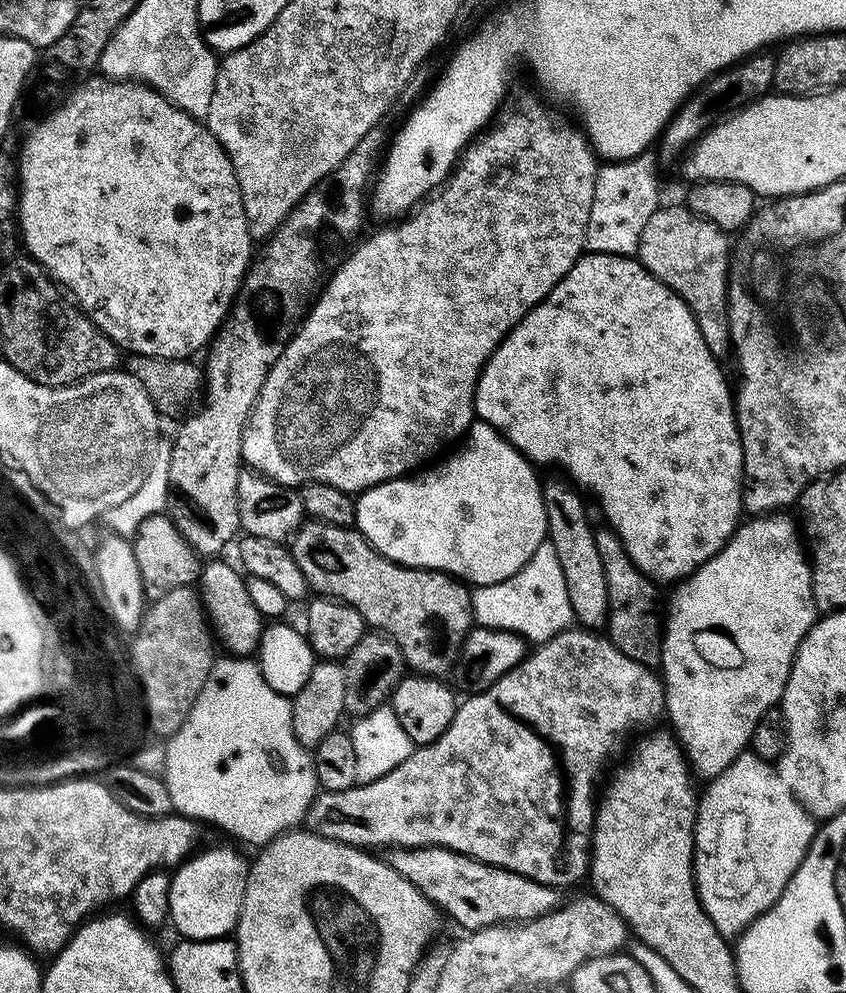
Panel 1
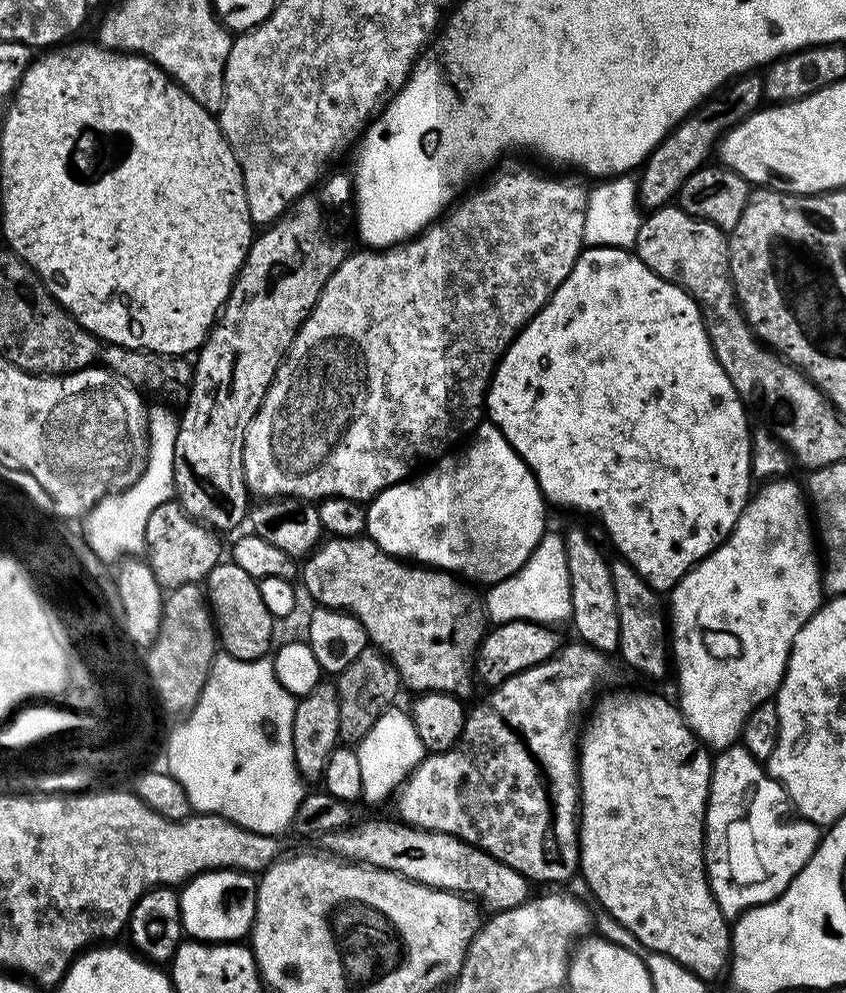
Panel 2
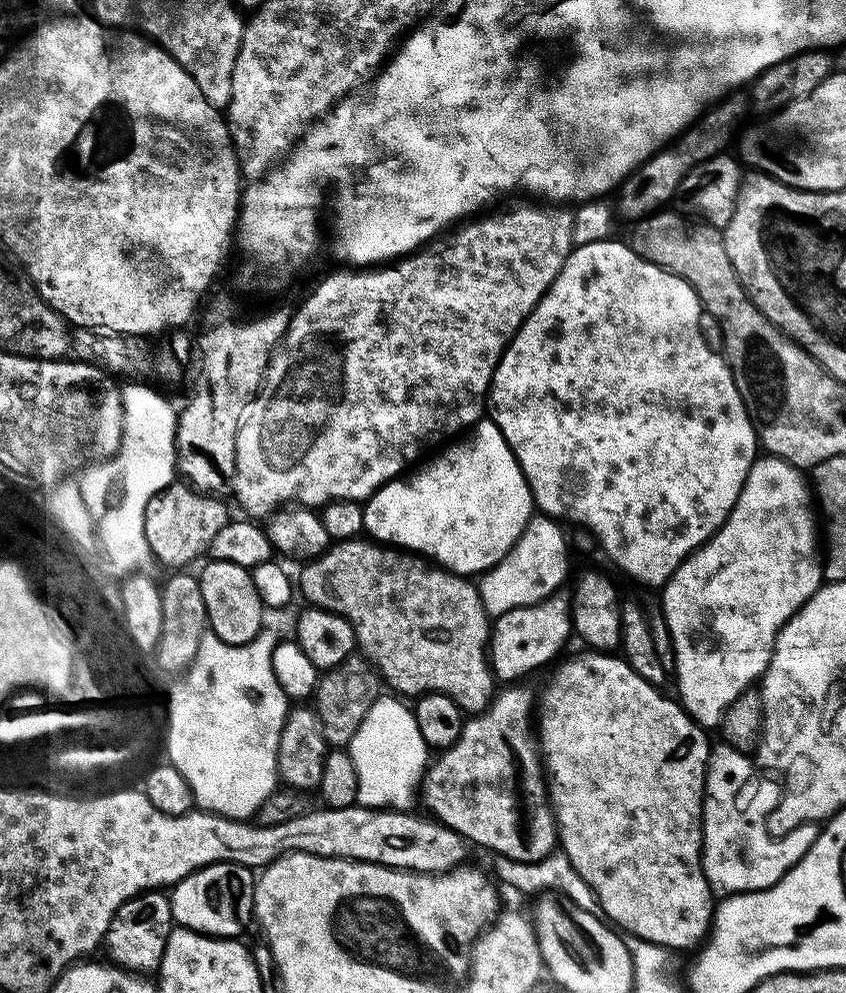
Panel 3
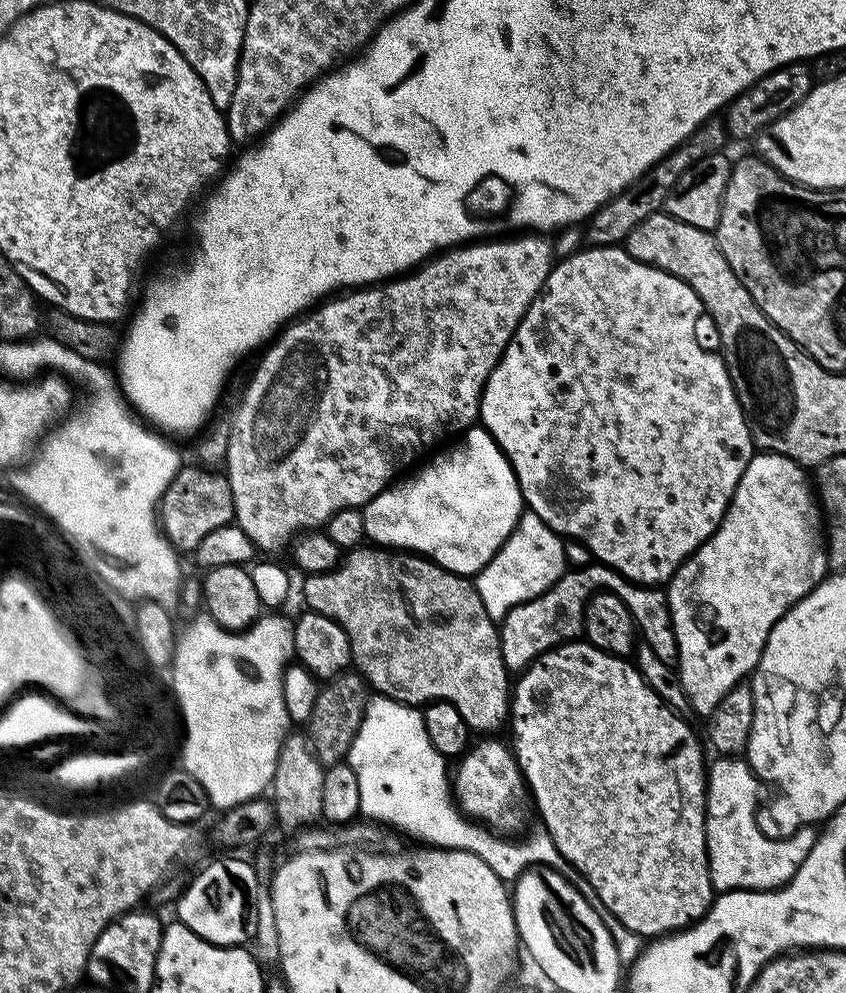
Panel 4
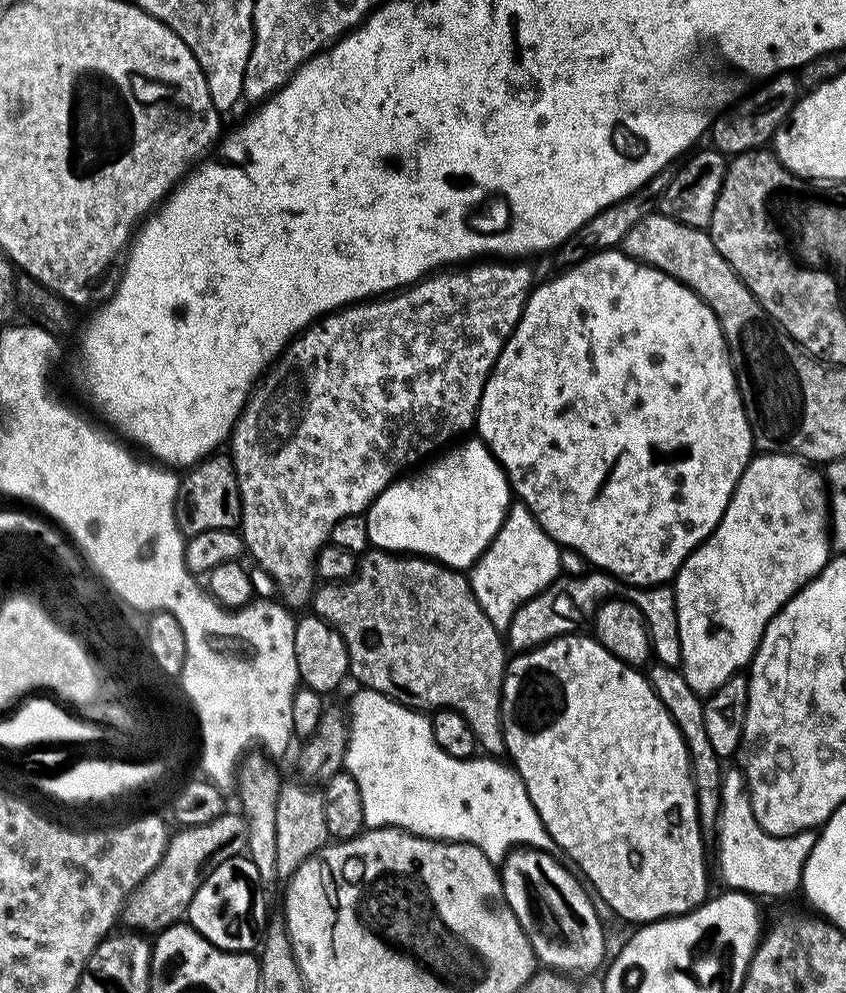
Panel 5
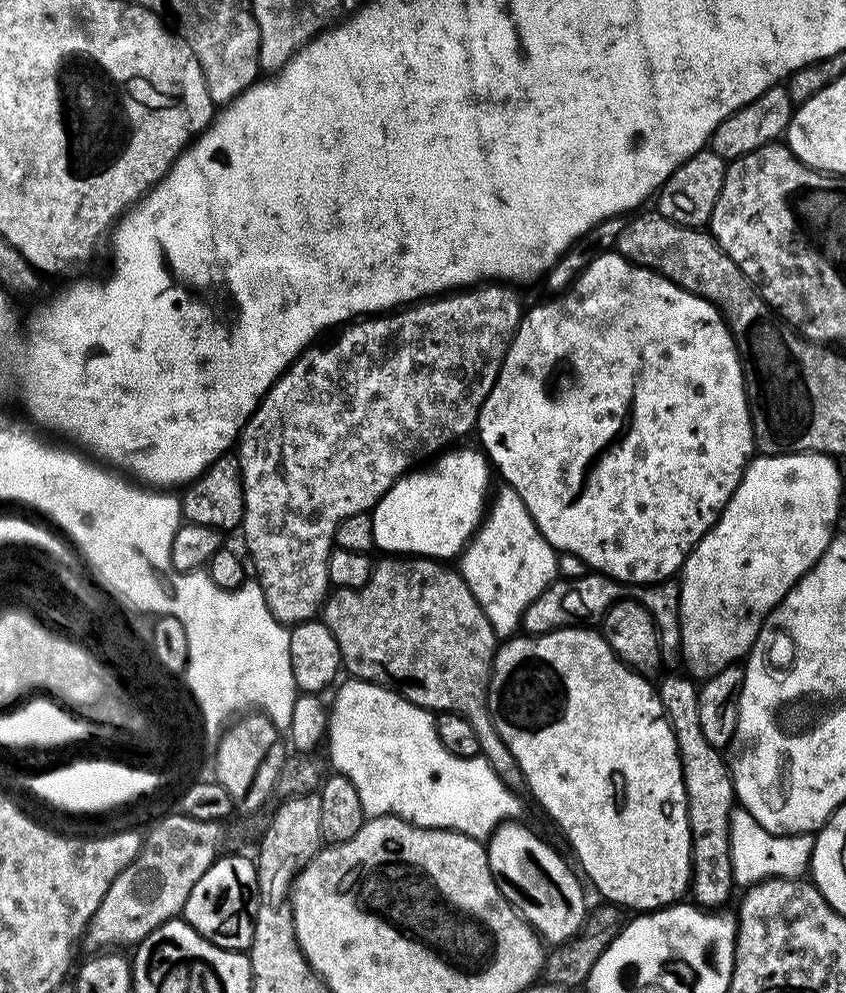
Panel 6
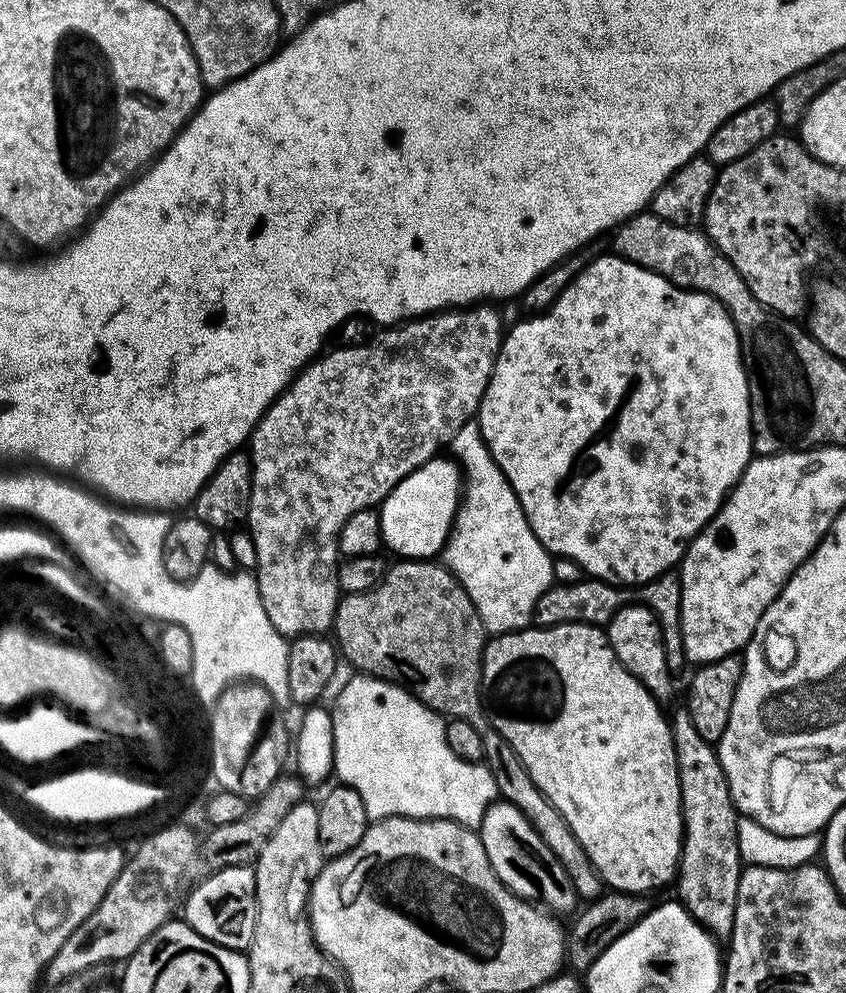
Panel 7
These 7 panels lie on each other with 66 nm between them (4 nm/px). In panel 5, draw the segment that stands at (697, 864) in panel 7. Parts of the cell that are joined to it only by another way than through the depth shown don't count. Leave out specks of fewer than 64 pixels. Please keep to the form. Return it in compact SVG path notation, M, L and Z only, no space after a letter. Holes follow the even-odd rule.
M656 662L647 669L646 675L654 694L658 694L658 698L662 702L662 706L666 706L670 718L674 718L674 726L678 726L684 739L684 745L688 748L692 781L696 787L696 810L700 814L701 829L715 829L716 818L720 815L720 785L723 783L720 764L722 764L722 760L717 756L714 746L710 746L710 738L706 735L704 700L694 690L690 690L690 682L686 682L680 668L671 668Z

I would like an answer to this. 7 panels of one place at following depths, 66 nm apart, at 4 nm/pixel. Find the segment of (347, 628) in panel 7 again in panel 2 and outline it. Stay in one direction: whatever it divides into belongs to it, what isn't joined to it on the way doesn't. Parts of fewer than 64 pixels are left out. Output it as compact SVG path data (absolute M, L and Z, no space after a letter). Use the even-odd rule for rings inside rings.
M364 536L325 539L308 553L303 564L304 588L316 599L315 603L325 608L339 608L356 619L364 627L369 645L396 667L405 689L413 688L416 694L450 692L454 696L467 697L474 685L474 657L486 631L486 613L481 597L459 584L464 582L453 573L405 562L382 551Z

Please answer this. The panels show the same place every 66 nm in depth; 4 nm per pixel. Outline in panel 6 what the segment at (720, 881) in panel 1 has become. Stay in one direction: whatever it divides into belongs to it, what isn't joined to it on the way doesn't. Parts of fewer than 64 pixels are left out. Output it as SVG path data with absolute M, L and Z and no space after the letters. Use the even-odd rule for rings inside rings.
M733 807L730 814L730 862L732 879L737 885L751 886L763 880L795 880L809 871L815 835L802 832L799 836L776 836L754 822L745 808Z

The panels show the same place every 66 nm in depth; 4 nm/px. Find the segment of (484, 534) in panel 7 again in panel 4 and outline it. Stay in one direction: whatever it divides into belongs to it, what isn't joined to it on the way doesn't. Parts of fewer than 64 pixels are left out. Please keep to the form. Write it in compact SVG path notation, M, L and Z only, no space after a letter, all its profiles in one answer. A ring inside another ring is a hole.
M527 510L521 512L520 520L504 544L490 558L490 562L482 571L476 573L474 583L478 594L482 598L482 606L486 606L486 614L497 622L503 620L504 615L514 606L527 600L533 600L542 594L566 571L564 559L564 540L538 514Z

